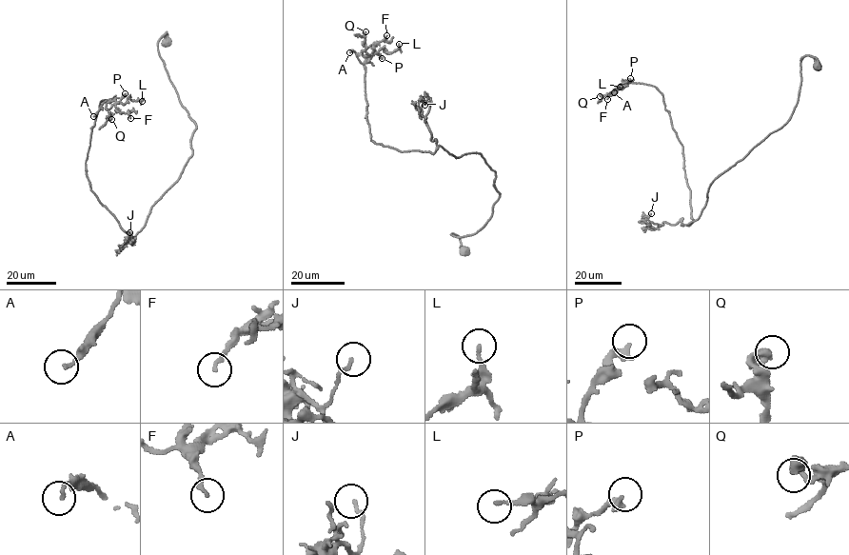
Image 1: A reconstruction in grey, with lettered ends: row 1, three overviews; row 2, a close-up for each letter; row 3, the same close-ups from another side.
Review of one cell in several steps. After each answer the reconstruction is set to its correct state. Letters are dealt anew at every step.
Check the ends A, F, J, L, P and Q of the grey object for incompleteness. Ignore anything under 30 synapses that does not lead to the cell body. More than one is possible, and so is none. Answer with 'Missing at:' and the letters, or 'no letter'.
Missing at: no letter

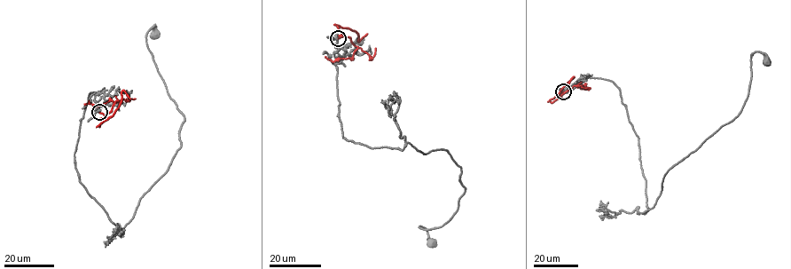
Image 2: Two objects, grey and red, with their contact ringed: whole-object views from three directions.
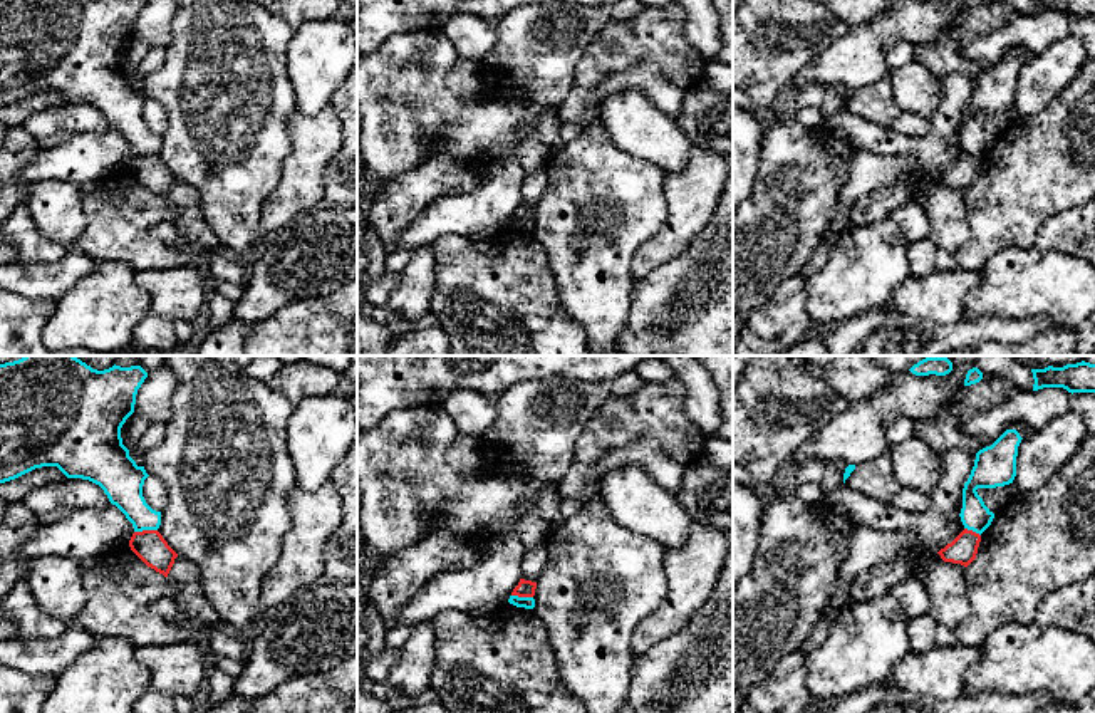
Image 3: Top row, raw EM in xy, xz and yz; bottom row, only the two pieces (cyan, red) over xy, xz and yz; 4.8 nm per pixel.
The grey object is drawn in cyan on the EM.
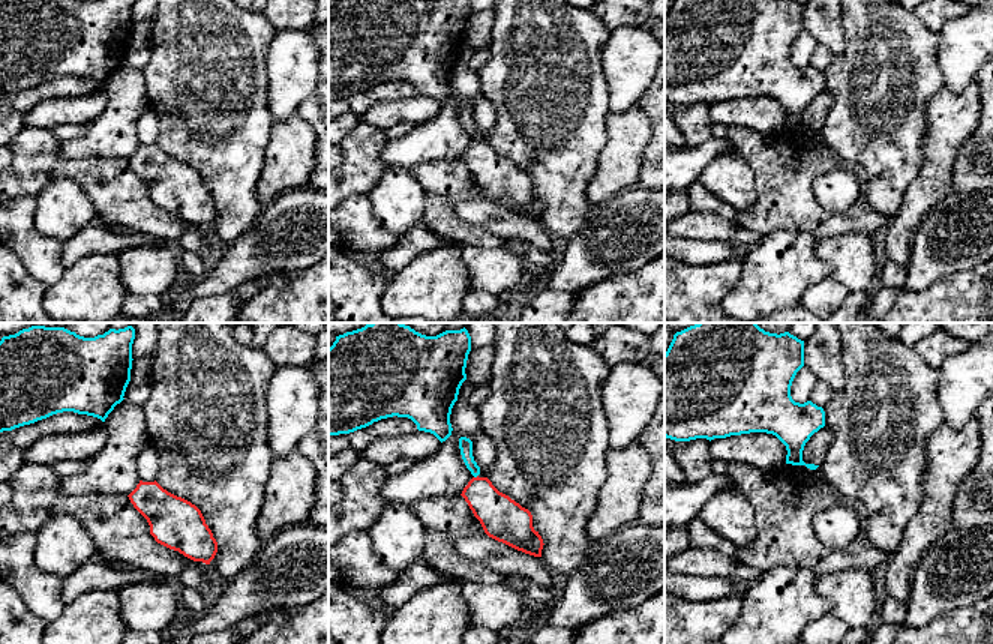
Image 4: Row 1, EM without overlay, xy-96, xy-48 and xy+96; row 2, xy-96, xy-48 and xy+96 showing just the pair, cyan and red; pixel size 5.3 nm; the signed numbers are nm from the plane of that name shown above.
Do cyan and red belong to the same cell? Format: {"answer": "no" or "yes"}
{"answer": "no"}

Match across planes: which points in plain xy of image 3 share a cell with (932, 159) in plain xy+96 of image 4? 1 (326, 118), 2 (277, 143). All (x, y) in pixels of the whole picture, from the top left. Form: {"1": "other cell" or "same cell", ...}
{"1": "same cell", "2": "other cell"}

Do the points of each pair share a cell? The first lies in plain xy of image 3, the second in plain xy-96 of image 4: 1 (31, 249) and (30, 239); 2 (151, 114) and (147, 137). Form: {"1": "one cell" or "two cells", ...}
{"1": "one cell", "2": "one cell"}

